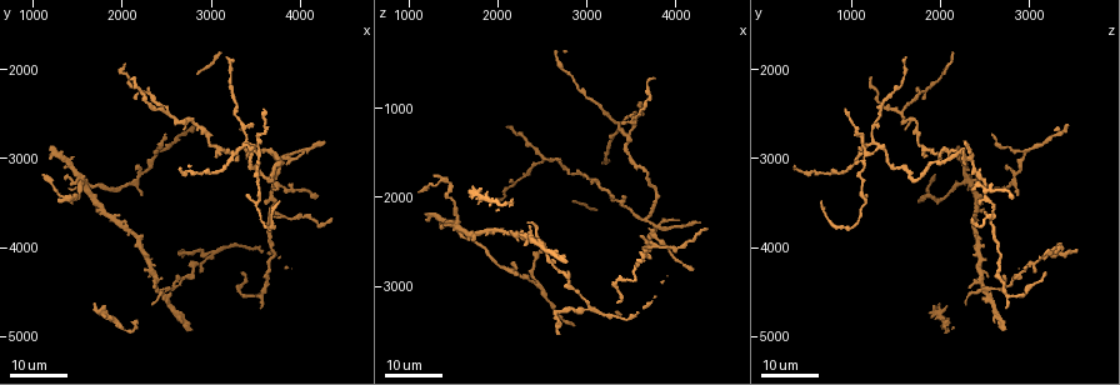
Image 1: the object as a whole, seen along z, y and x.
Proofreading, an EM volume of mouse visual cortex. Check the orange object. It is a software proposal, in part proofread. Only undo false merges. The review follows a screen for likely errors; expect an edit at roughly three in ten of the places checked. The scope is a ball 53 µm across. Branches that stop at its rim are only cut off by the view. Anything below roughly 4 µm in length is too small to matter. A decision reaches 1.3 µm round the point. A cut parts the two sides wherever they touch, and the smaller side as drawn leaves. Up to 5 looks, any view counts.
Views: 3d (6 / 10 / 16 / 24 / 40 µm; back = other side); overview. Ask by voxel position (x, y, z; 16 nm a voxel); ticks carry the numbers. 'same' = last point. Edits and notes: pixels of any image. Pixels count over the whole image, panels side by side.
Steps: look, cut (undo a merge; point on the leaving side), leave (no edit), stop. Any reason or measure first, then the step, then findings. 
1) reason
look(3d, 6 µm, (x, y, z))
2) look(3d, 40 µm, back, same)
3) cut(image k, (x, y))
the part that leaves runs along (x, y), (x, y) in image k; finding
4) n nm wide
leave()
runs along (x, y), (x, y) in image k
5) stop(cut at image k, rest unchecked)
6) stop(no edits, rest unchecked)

look(3d, 24 µm, (2450, 4500, 2500))

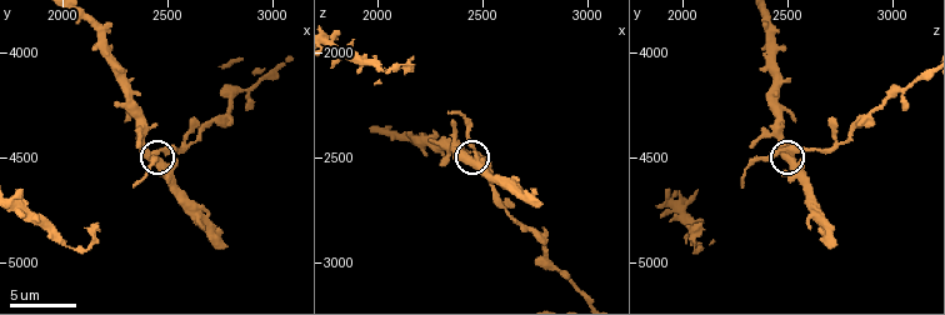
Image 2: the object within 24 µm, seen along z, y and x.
look(3d, 6 µm, (2480, 4460, 2480))

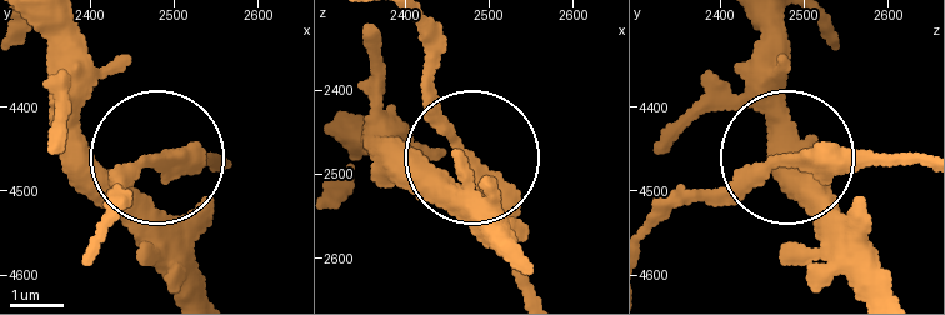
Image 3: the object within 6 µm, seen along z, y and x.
leave()
runs along (221, 154), (158, 154), (104, 203) in image 3; all the same neuron

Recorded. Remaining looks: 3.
arms part here
look(3d, 24 µm, (2500, 2500, 1550))

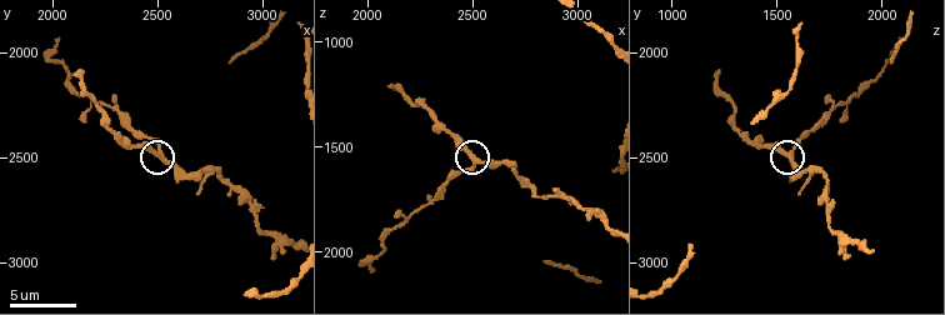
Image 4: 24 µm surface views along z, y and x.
look(3d, 6 µm, (2510, 2470, 1560))

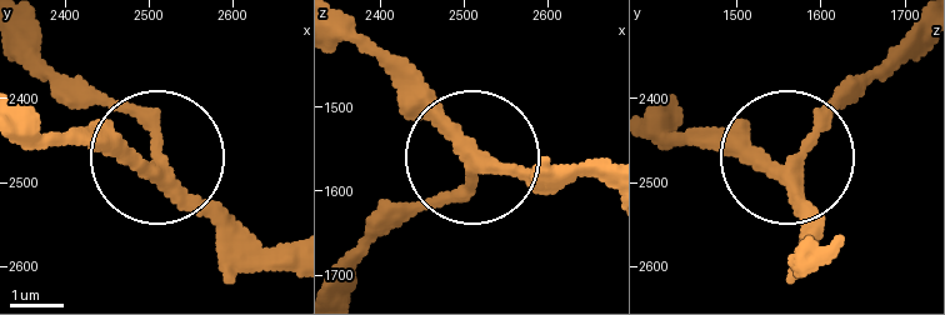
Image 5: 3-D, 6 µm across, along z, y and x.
260 nm wide
leave()
all the same neuron

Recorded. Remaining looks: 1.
stop(no edits, rest unchecked)

